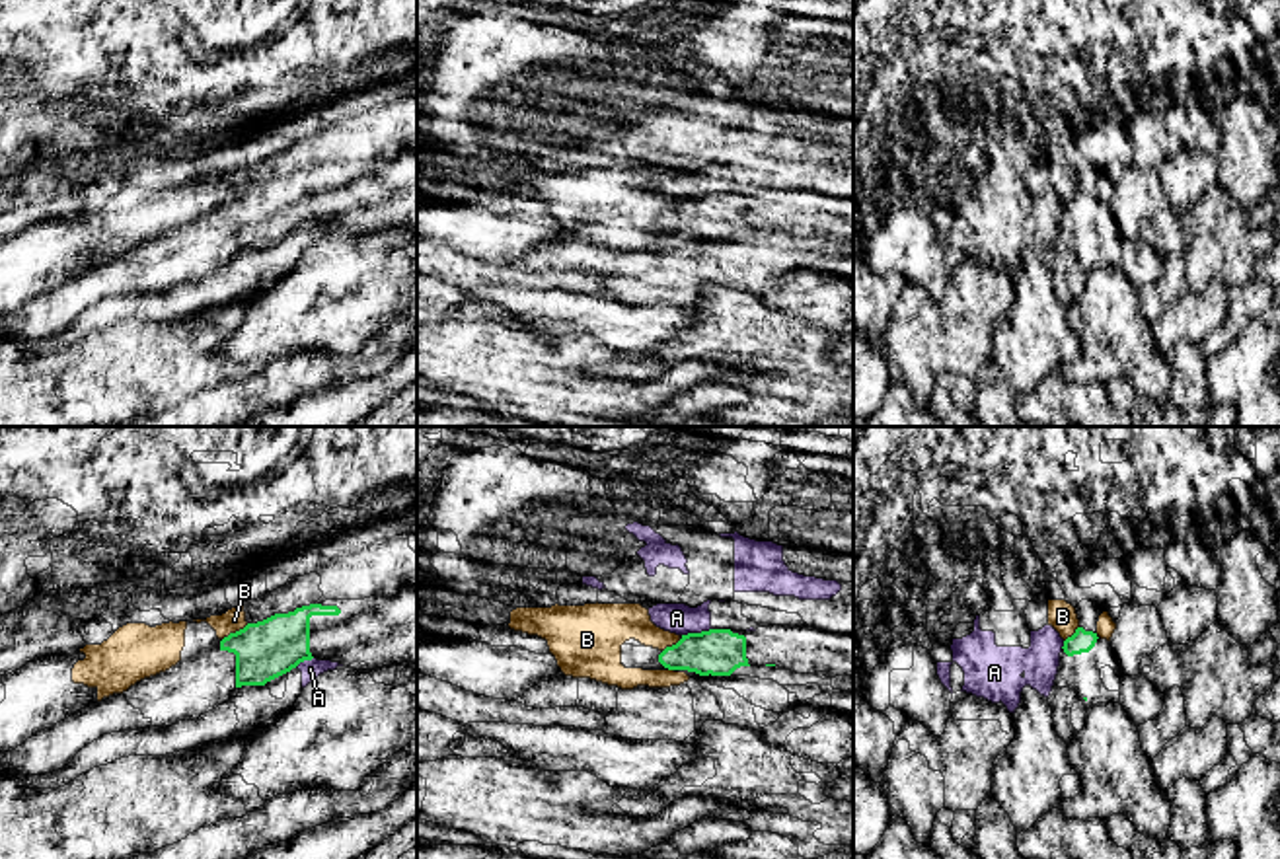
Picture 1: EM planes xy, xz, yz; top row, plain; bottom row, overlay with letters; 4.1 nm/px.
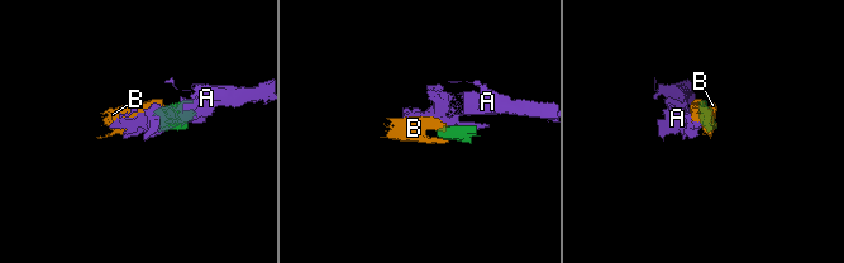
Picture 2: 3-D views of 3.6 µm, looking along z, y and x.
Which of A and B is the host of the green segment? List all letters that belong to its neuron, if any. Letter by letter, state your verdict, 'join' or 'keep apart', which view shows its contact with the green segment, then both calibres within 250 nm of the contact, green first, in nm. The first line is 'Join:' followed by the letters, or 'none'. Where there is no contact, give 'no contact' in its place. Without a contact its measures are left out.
Join: none
A: keep apart | xz | 190/130 nm
B: keep apart | xy | 240/90 nm

